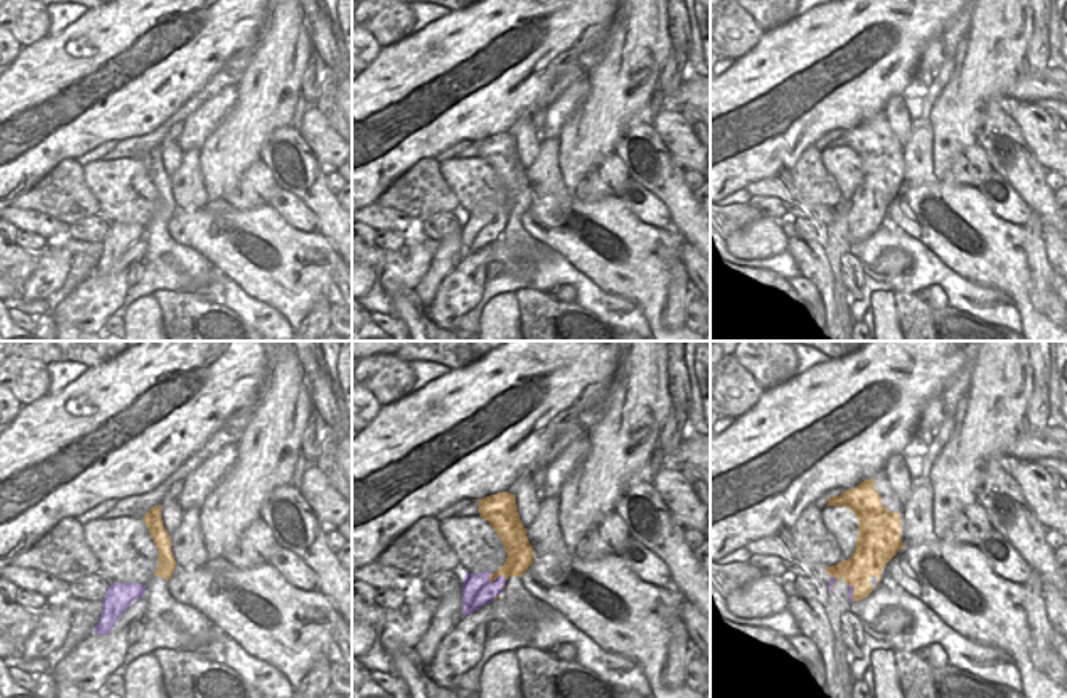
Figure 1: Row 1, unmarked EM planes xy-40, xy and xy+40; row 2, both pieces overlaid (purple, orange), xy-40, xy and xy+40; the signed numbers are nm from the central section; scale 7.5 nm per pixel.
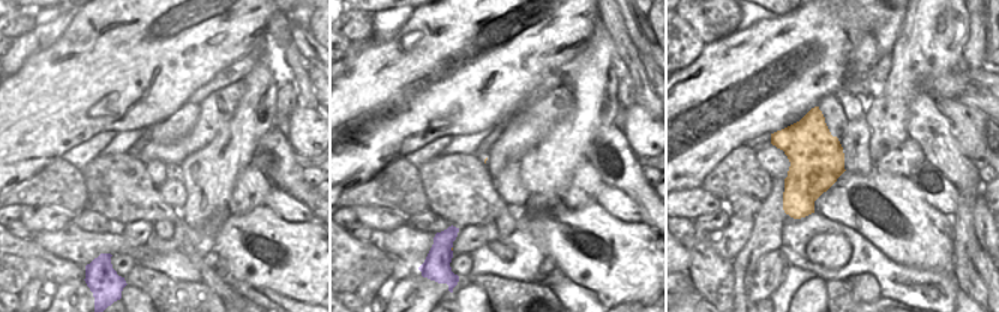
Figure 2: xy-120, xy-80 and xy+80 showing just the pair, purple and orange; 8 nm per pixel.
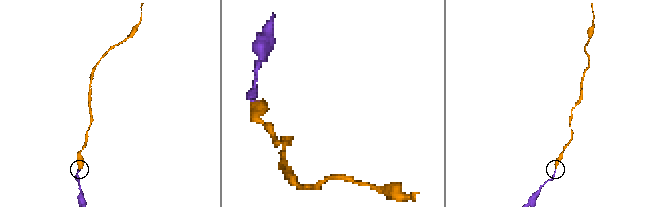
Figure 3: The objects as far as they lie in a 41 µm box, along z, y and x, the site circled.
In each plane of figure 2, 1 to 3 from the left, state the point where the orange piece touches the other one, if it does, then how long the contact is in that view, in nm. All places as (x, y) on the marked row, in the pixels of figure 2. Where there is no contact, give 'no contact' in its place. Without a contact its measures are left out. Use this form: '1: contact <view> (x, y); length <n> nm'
1: no contact
2: contact xy-80 (450, 249); length 50 nm
3: no contact

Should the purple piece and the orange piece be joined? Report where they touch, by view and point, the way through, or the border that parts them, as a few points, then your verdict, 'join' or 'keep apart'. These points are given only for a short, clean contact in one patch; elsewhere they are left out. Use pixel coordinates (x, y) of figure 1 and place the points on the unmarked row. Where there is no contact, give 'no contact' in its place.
contact xy (498, 218); join

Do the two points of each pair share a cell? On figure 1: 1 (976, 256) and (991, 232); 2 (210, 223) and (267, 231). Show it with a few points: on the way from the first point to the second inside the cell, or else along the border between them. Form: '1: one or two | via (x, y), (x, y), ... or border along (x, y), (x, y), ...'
1: one | via (983, 252), (986, 239)
2: one | via (224, 226), (253, 231)

